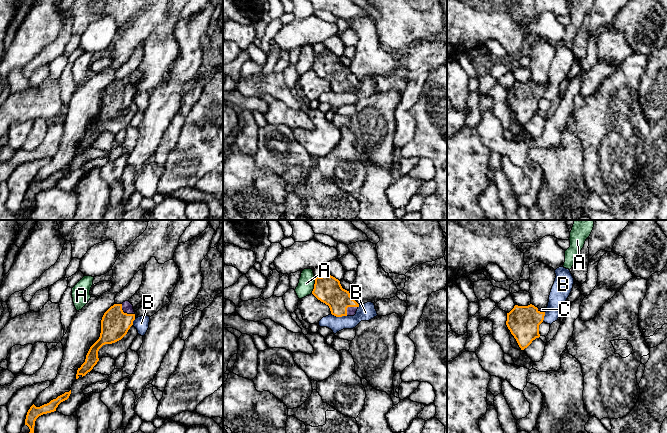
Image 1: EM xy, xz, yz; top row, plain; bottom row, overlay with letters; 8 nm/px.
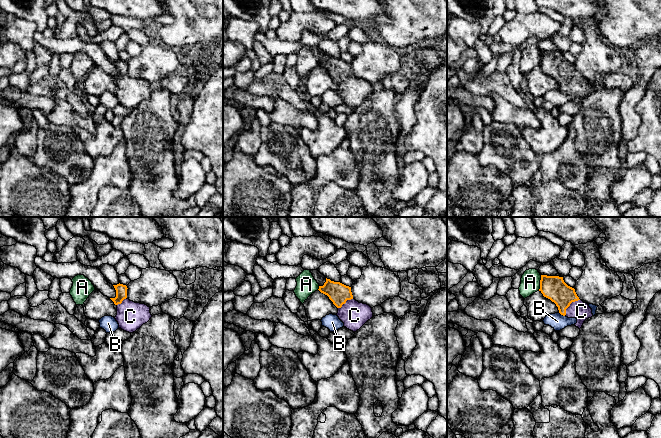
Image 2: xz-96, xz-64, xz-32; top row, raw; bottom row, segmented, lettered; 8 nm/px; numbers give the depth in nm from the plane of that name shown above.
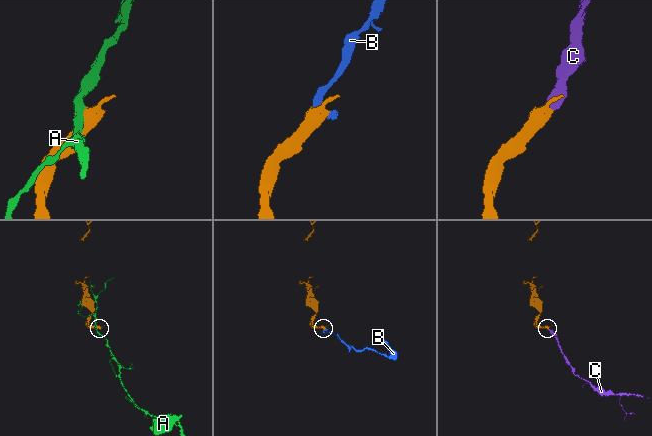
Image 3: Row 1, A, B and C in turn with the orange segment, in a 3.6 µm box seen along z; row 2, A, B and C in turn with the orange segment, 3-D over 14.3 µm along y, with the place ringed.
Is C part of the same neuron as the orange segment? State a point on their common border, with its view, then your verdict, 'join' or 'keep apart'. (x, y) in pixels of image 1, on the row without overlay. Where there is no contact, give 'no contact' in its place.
contact xy (125, 89); join

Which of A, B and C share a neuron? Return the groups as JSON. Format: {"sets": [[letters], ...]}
{"sets": [["A"], ["B"], ["C"]]}

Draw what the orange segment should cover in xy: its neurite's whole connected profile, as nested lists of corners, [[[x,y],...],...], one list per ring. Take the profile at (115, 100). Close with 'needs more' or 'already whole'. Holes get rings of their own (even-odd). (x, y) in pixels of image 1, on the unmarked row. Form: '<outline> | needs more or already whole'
[[[128,77],[114,80],[103,91],[99,115],[90,123],[85,138],[77,146],[76,155],[85,152],[99,137],[98,127],[105,120],[112,120],[121,116],[133,101],[135,88]]] | needs more

